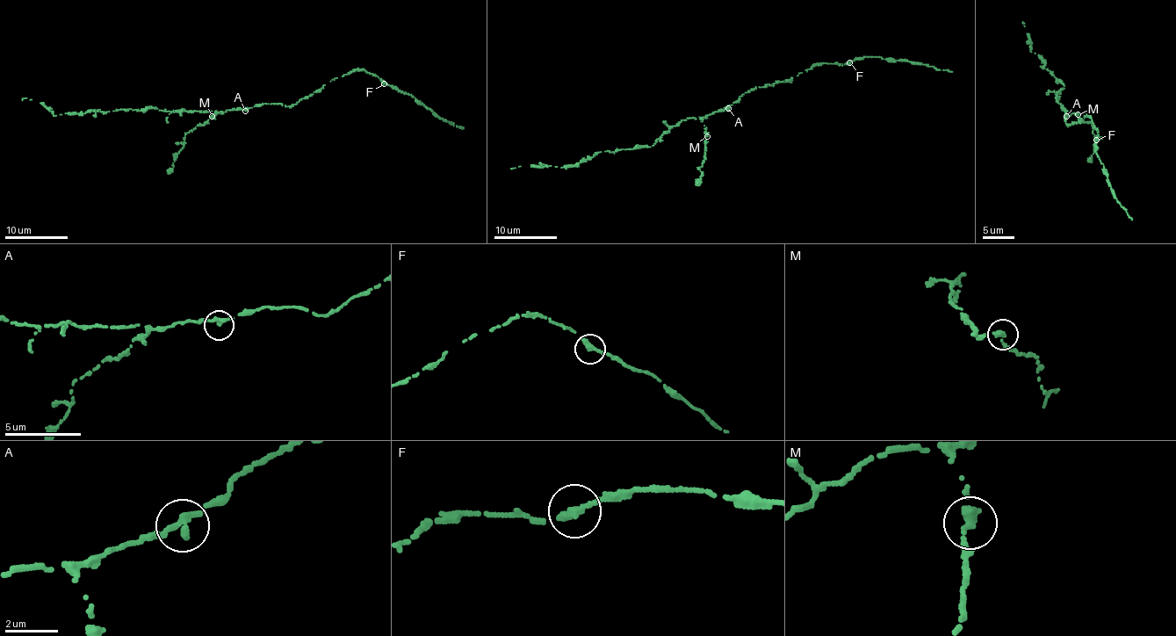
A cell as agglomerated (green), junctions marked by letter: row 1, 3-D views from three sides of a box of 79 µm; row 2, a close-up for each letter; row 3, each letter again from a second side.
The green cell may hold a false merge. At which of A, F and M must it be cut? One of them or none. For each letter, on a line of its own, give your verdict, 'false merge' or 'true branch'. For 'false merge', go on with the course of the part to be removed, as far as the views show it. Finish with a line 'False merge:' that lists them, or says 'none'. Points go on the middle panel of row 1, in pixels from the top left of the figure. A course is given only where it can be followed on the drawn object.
A: true branch
F: true branch
M: false merge | (706, 136), (705, 155), (698, 169), (703, 175), (696, 184)
False merge: M

